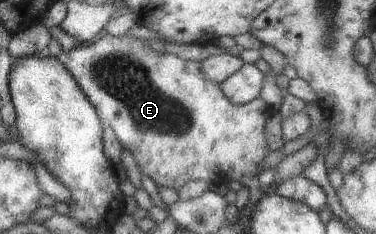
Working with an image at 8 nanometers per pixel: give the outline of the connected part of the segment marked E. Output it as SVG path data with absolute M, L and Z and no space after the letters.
M103 33L95 42L79 44L67 54L59 52L56 59L75 79L103 125L113 130L123 150L131 152L140 172L157 187L177 190L192 180L213 184L231 180L242 182L247 177L257 176L259 162L270 152L264 135L269 116L264 101L255 97L242 105L229 102L218 84L203 78L200 62L155 52L148 47L147 40L128 34L111 37Z

